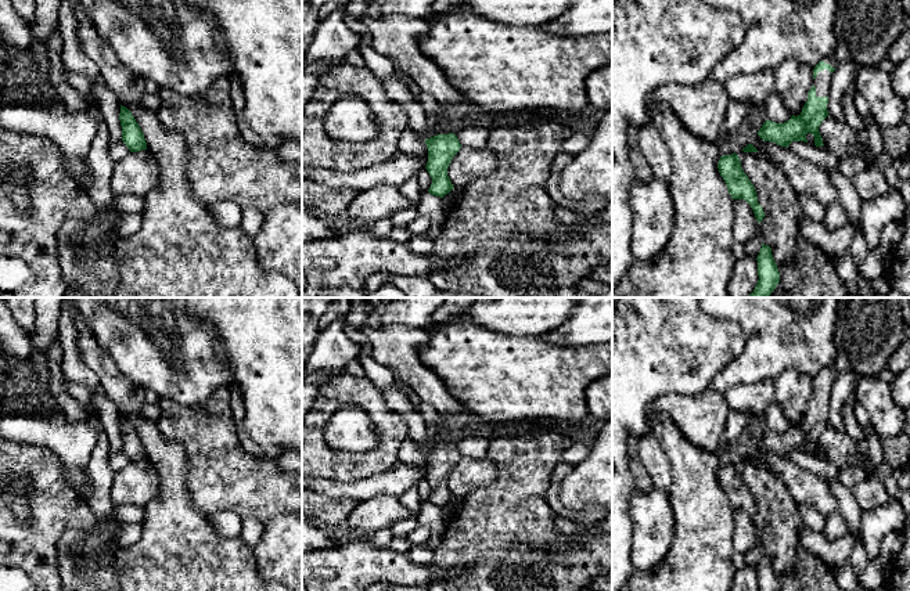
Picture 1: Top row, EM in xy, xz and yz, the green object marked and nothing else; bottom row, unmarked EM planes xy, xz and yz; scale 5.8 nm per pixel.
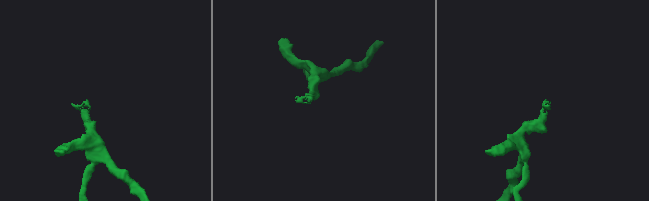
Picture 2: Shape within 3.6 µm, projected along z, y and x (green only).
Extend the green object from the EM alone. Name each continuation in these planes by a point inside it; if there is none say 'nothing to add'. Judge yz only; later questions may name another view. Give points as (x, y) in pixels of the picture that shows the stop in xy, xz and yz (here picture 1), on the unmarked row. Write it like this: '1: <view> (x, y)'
1: yz (822, 392)

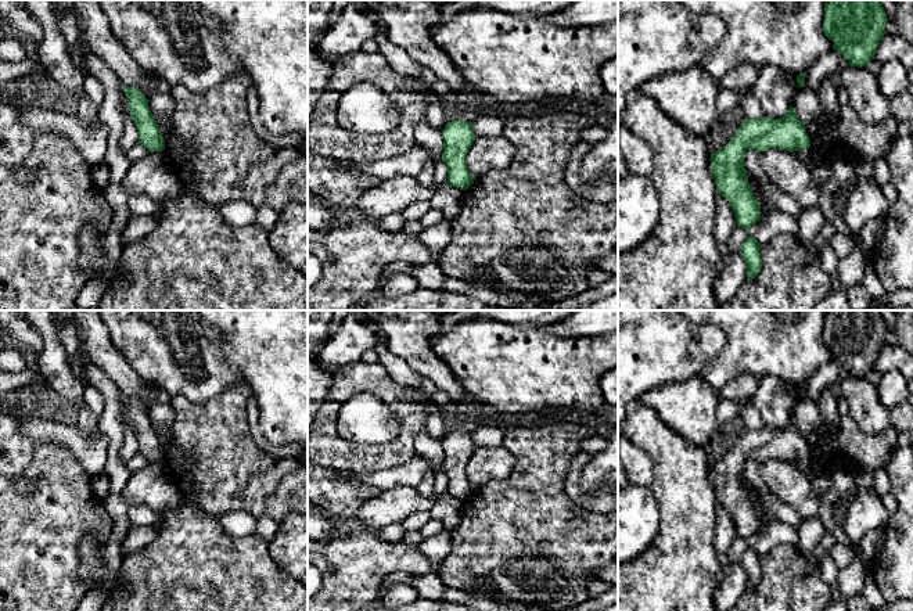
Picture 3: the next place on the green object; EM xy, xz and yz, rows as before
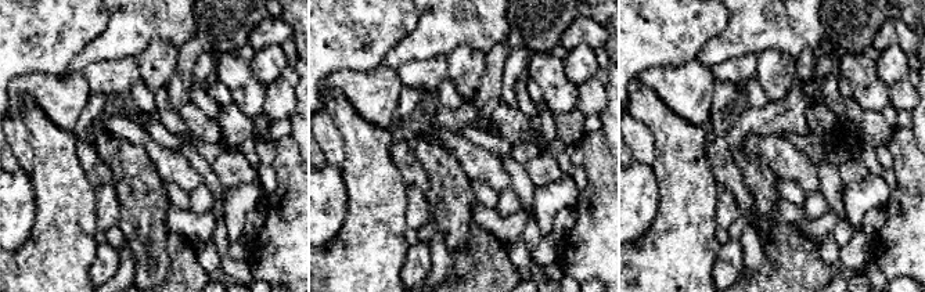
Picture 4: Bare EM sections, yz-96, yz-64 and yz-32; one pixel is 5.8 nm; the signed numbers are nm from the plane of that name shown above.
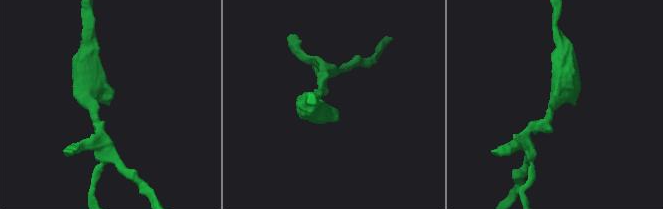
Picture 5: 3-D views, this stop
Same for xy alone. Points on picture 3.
nothing to add

